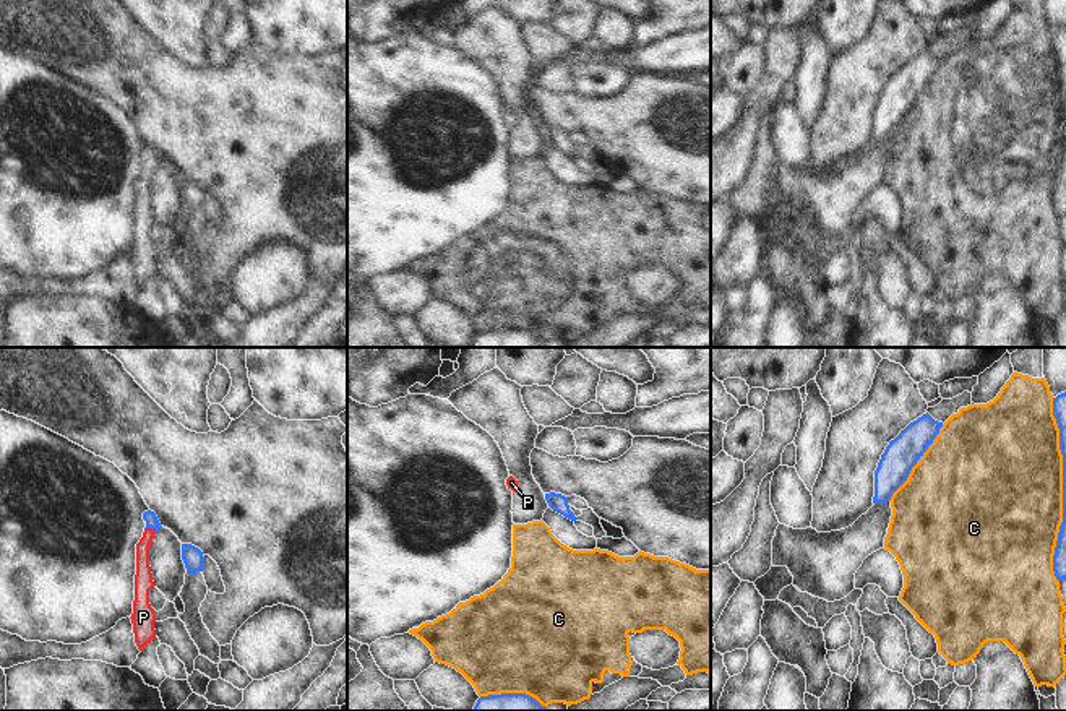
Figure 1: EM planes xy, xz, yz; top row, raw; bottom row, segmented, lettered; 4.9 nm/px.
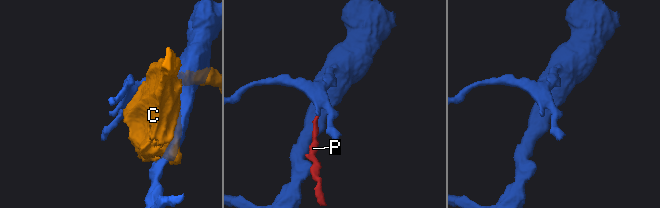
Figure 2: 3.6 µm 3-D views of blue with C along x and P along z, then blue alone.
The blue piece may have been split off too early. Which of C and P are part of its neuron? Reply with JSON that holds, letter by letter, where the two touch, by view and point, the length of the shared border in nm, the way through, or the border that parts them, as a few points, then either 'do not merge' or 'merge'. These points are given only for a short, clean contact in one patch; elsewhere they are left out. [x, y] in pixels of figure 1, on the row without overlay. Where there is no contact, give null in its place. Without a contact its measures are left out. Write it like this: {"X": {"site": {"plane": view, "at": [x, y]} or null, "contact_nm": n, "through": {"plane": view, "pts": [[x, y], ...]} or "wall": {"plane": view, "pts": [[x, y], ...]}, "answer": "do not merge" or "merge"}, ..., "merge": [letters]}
{"C": {"site": {"plane": "yz", "at": [915, 99]}, "contact_nm": 480, "answer": "do not merge"}, "P": {"site": {"plane": "xy", "at": [151, 164]}, "contact_nm": 60, "through": {"plane": "xy", "pts": [[150, 153], [151, 164], [143, 182], [143, 213]]}, "answer": "merge"}, "merge": ["P"]}

